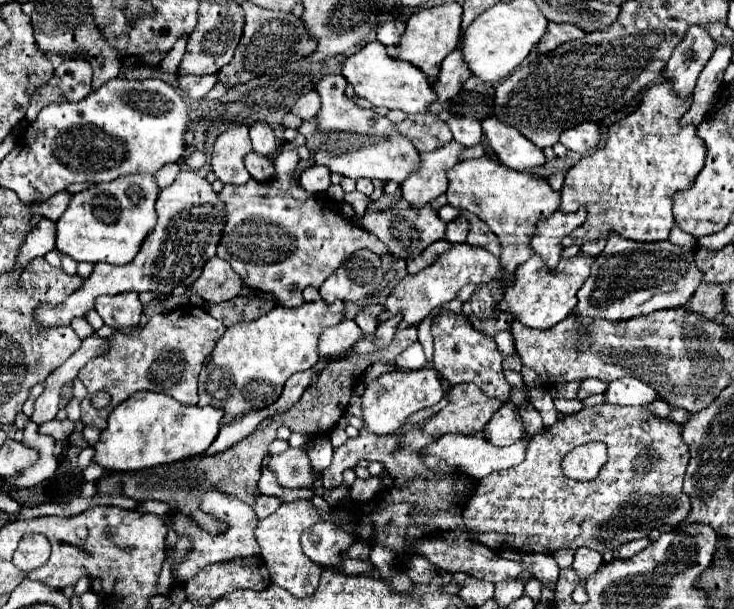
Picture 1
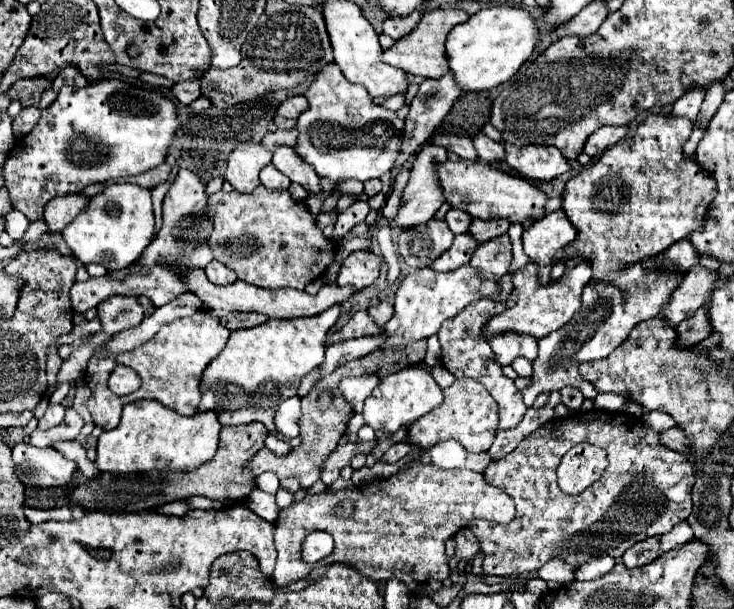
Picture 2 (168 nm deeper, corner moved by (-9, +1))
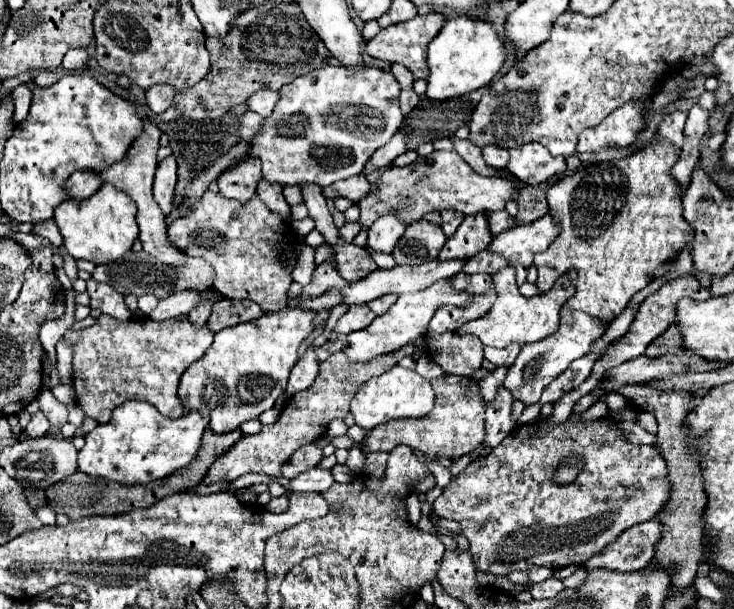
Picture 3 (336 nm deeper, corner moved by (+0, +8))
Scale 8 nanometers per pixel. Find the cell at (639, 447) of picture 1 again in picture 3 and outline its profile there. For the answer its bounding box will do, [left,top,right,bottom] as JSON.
[432,417,668,575]

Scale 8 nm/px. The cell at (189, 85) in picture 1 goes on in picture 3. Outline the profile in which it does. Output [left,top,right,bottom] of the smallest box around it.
[146,85,174,113]

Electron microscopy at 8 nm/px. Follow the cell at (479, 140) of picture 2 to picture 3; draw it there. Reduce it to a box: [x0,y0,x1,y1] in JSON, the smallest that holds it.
[482,145,508,169]

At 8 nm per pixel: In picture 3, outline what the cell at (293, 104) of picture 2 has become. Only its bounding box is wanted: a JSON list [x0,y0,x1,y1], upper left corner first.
[244,89,278,117]

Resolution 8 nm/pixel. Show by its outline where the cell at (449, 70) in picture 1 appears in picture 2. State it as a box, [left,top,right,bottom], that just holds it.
[397,72,461,166]

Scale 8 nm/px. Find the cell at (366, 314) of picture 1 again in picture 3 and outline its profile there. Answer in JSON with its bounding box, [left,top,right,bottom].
[368,295,398,315]

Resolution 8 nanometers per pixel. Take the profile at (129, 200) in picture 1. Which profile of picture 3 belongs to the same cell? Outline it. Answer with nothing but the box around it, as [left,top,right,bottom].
[54,185,138,265]

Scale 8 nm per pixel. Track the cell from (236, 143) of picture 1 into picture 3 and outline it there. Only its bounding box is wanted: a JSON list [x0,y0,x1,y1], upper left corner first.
[218,159,262,205]

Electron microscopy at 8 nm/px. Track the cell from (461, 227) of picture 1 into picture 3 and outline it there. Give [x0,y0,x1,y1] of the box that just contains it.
[488,211,516,235]

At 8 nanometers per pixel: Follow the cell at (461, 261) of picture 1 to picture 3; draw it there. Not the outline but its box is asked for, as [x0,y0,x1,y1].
[344,281,472,363]

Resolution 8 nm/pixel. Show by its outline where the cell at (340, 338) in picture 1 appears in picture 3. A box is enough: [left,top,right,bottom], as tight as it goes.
[334,305,376,335]

